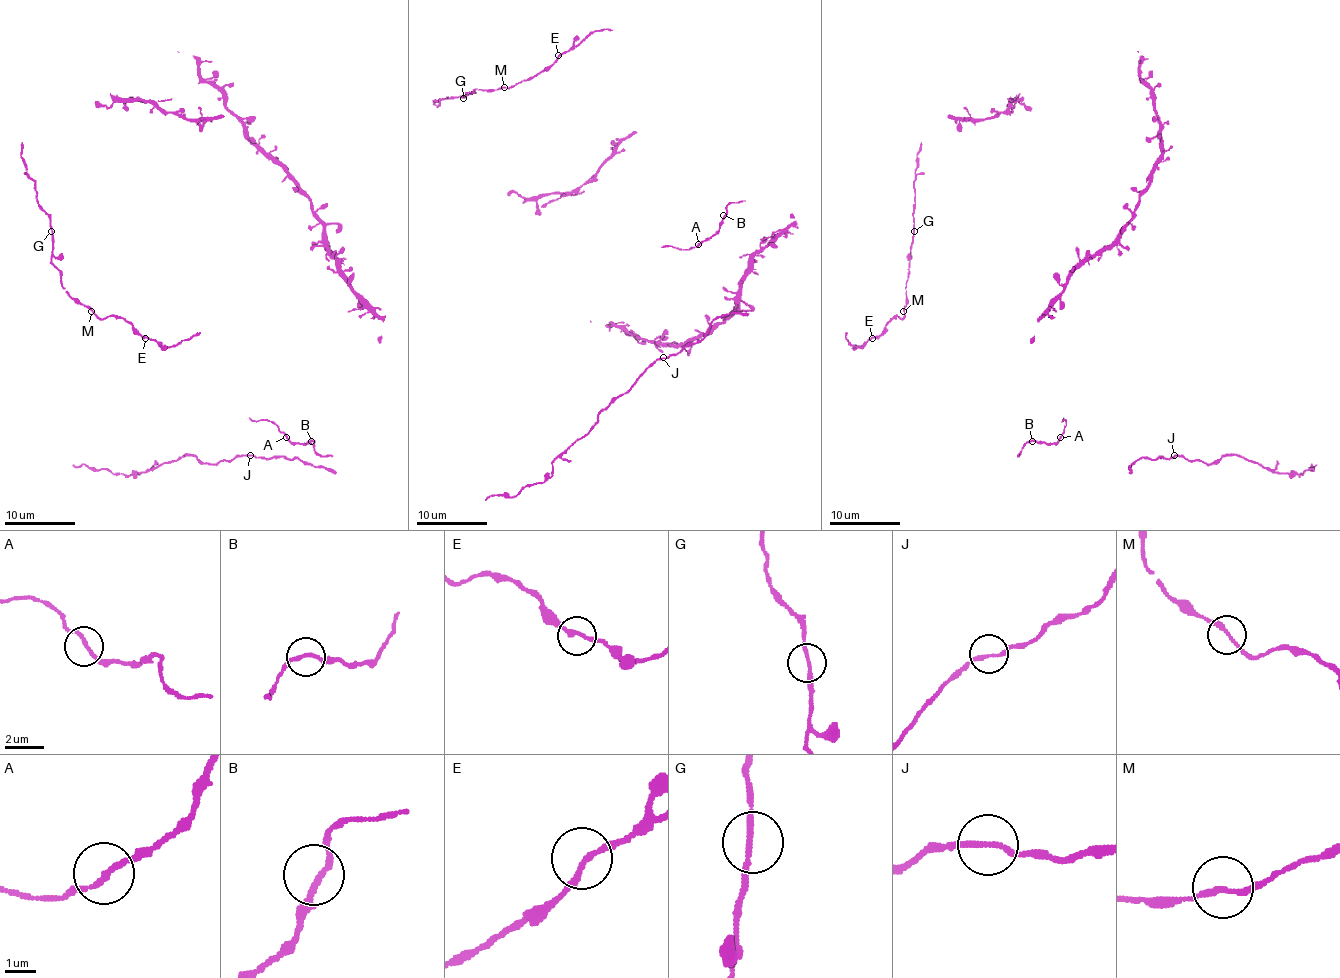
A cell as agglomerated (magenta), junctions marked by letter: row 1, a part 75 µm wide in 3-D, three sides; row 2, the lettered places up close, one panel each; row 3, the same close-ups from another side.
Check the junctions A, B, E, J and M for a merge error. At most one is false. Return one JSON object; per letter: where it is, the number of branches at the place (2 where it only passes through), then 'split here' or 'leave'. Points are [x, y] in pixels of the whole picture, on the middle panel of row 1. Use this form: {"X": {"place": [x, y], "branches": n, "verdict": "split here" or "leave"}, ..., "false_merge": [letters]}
{"A": {"place": [698, 244], "branches": 2, "verdict": "leave"}, "B": {"place": [723, 215], "branches": 2, "verdict": "leave"}, "E": {"place": [558, 55], "branches": 2, "verdict": "leave"}, "J": {"place": [663, 357], "branches": 2, "verdict": "leave"}, "M": {"place": [504, 87], "branches": 2, "verdict": "leave"}, "false_merge": []}

